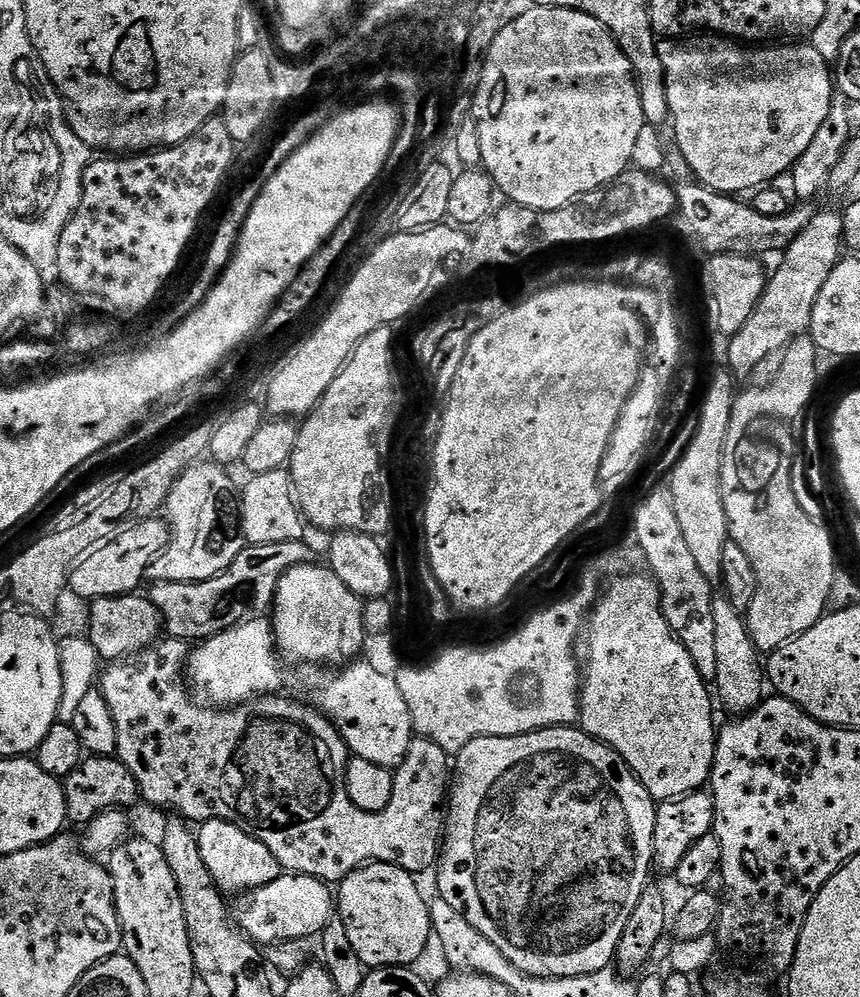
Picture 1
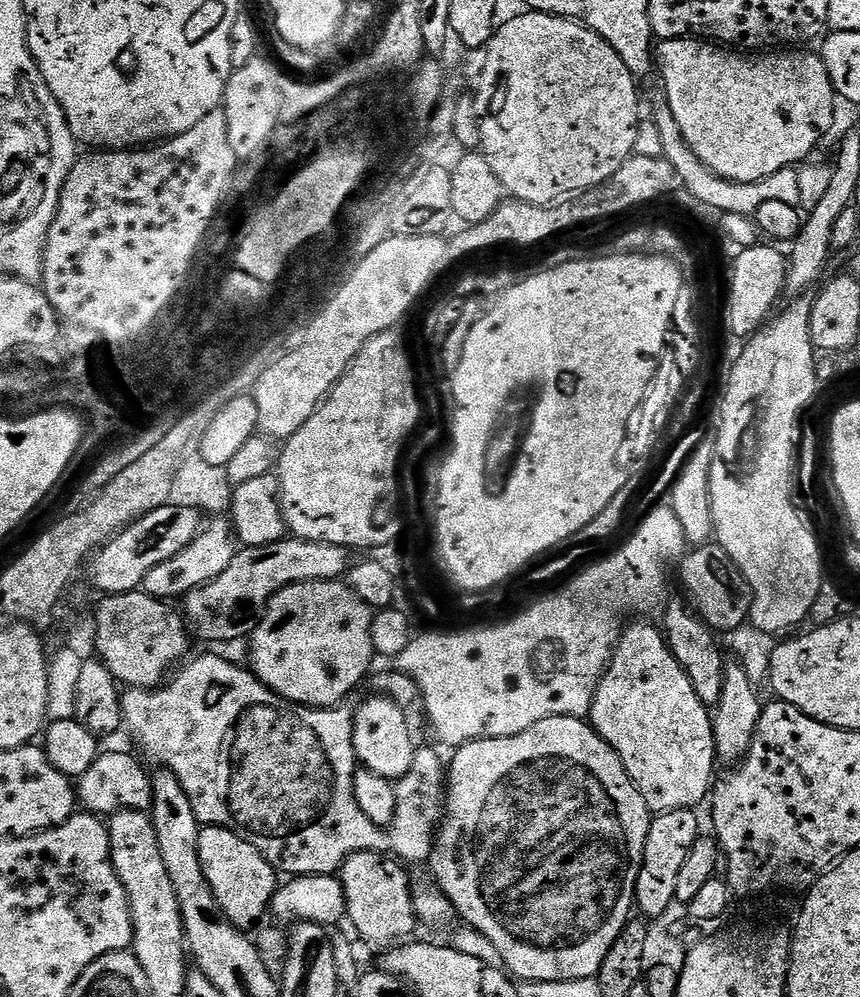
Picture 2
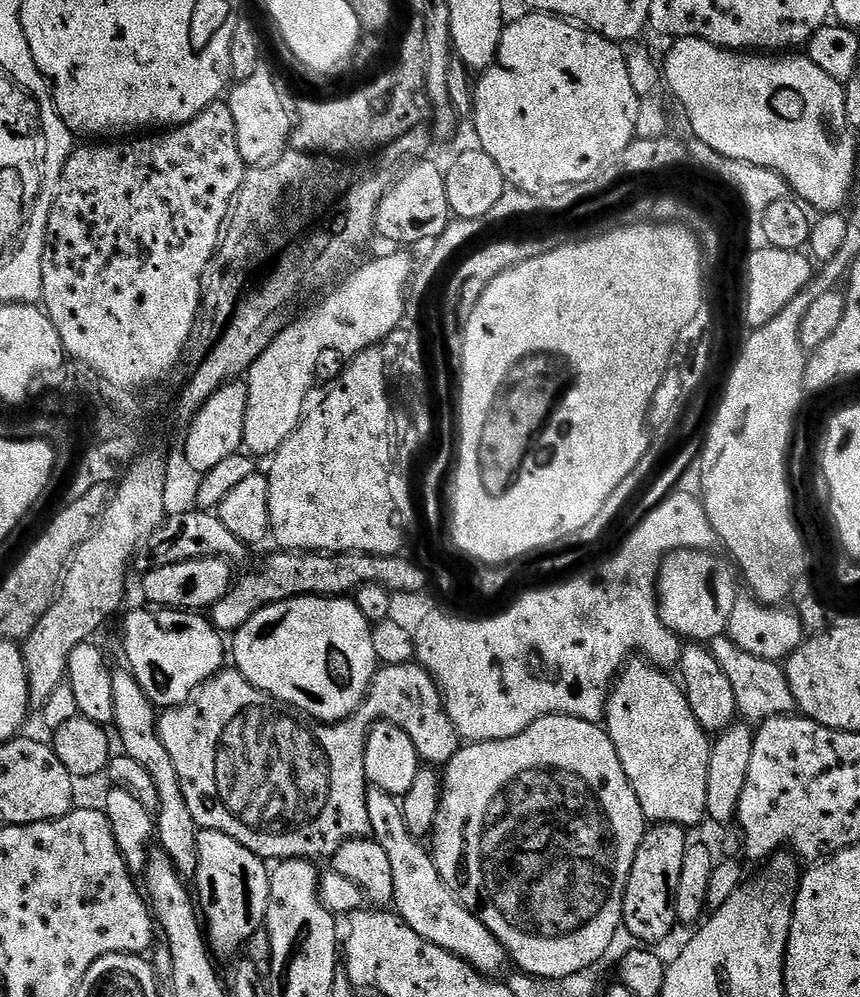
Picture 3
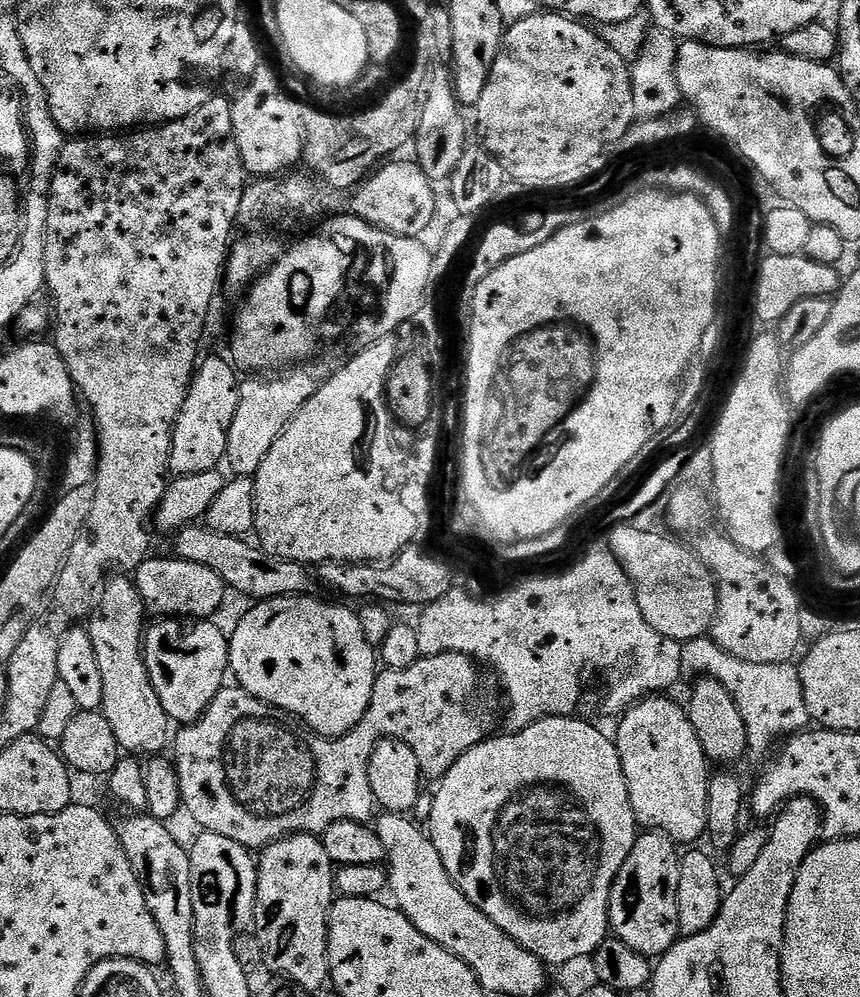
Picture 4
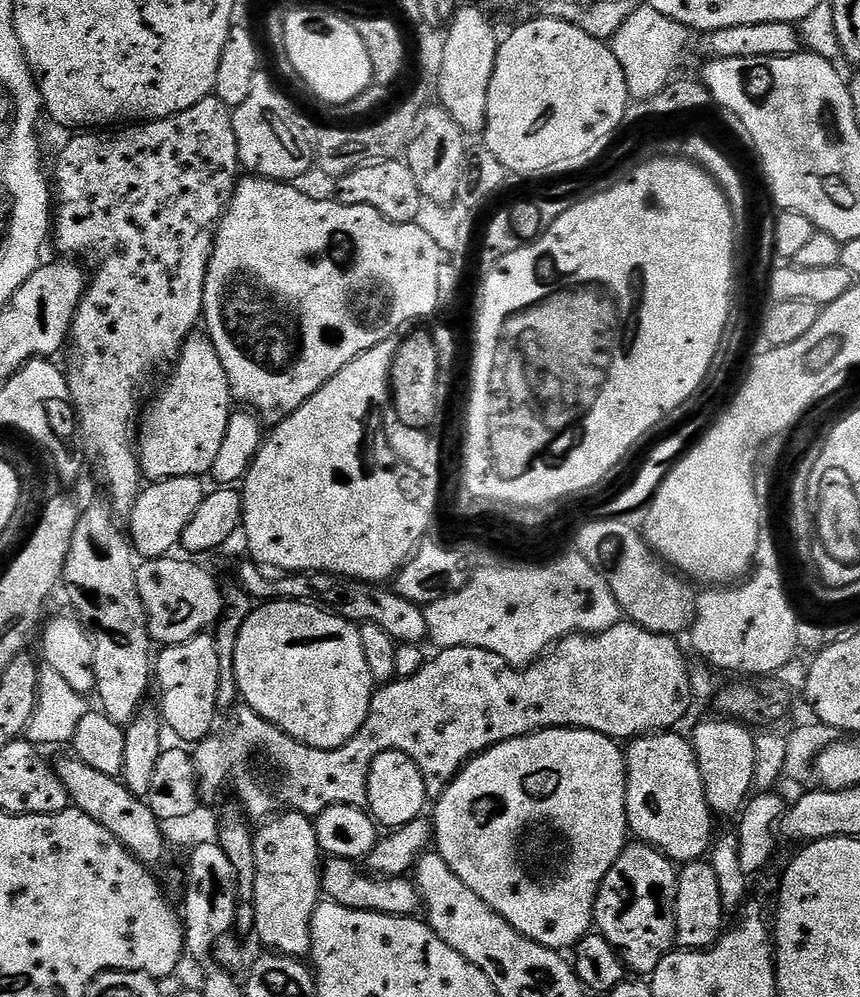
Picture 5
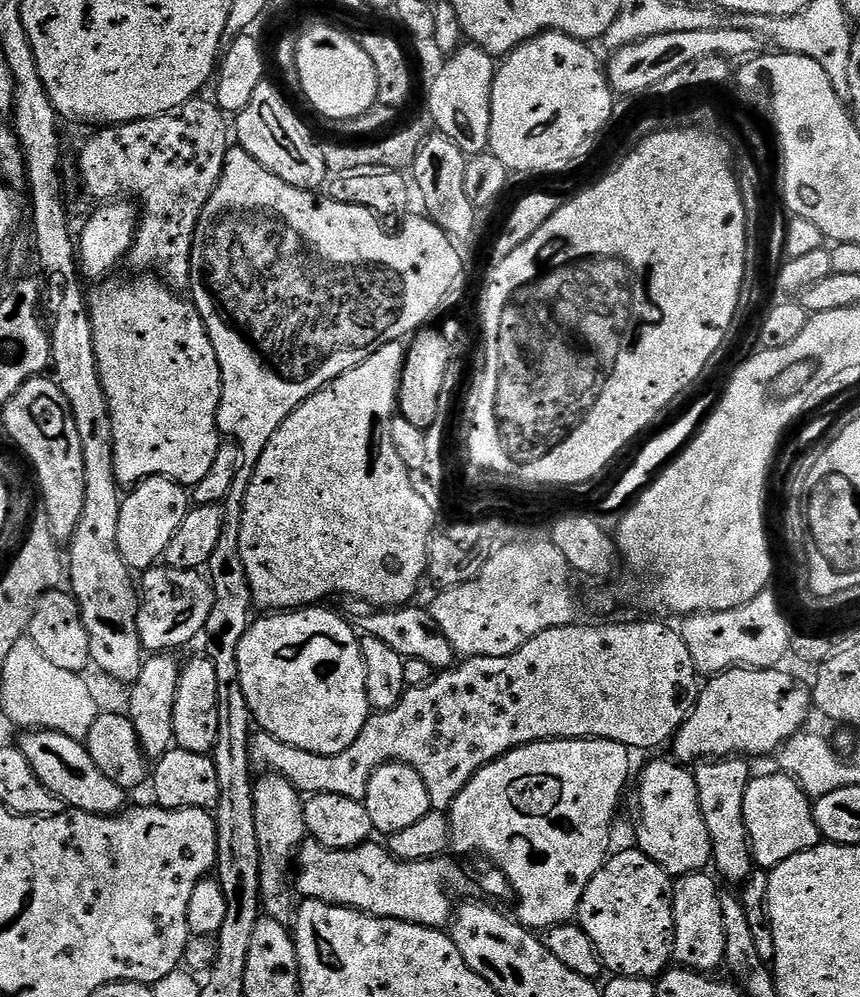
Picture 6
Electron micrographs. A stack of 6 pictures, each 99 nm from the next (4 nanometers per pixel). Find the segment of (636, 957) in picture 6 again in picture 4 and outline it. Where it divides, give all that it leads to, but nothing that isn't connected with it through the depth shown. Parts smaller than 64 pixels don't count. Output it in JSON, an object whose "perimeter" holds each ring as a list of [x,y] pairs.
{"perimeter":[[[644,830],[637,835],[630,858],[622,862],[618,878],[614,878],[608,923],[615,939],[626,942],[626,946],[638,950],[638,954],[659,958],[681,939],[678,922],[680,857],[676,841],[665,832]]]}

